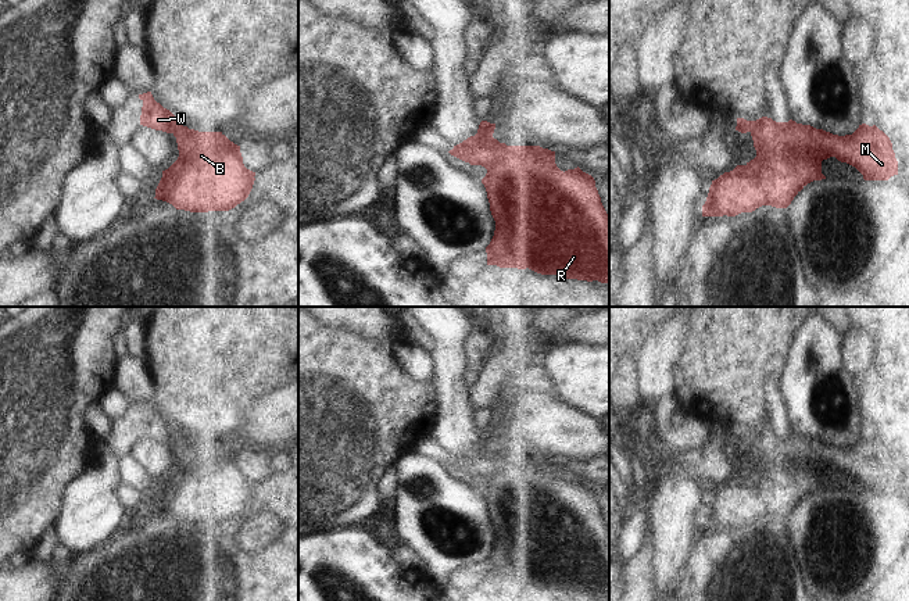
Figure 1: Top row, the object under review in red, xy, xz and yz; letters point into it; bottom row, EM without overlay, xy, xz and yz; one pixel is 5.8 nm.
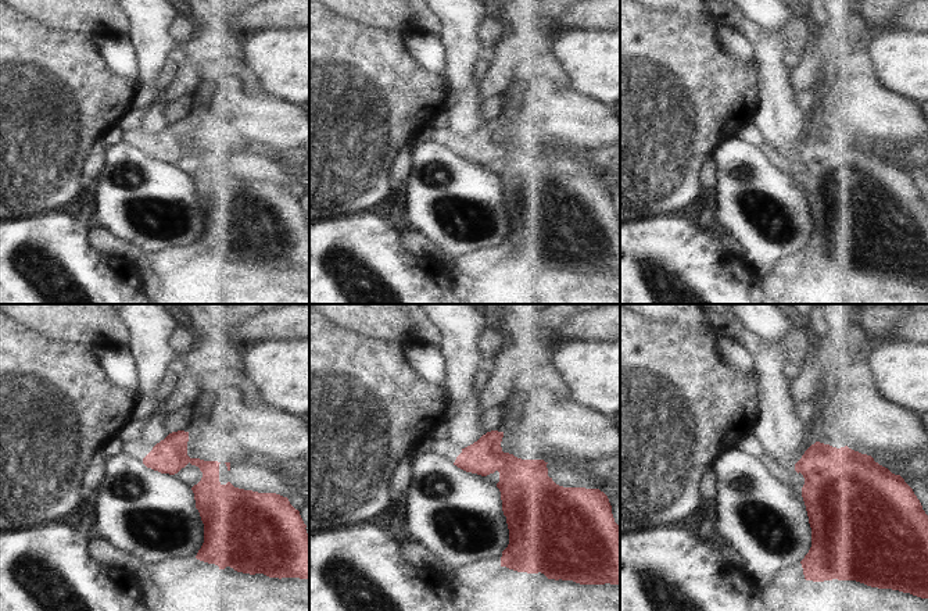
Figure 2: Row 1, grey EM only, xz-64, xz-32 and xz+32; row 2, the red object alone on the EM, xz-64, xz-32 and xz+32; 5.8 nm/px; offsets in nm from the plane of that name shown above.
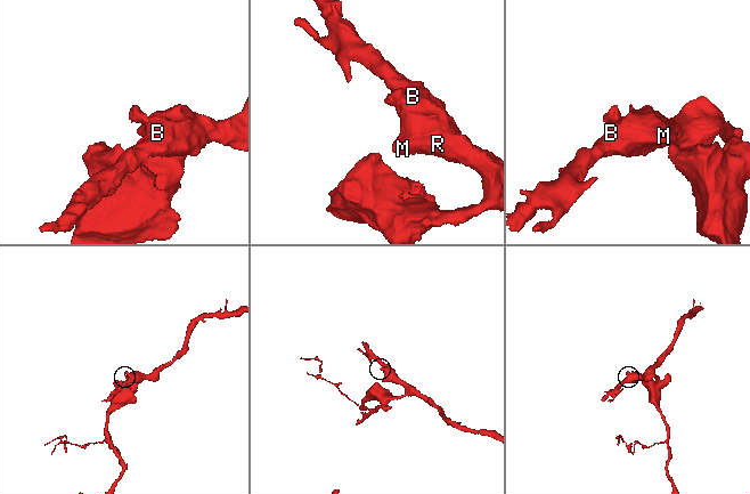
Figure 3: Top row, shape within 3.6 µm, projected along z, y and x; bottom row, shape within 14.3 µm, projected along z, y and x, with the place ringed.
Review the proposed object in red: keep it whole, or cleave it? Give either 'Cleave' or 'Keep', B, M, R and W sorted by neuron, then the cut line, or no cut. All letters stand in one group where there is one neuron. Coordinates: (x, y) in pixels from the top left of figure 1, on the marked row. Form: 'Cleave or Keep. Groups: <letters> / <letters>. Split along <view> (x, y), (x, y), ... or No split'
Keep. Groups: B M R W. No split.

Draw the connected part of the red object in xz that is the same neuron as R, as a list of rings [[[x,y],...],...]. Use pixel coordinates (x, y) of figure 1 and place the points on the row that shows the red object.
[[[482,121],[475,136],[448,153],[487,169],[486,187],[495,230],[486,247],[487,265],[532,269],[565,279],[609,282],[609,215],[595,180],[579,167],[561,171],[555,151],[540,146],[507,146],[493,137],[495,124]]]

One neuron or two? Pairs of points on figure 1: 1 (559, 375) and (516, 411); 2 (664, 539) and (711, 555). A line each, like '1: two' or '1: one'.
1: two
2: two

